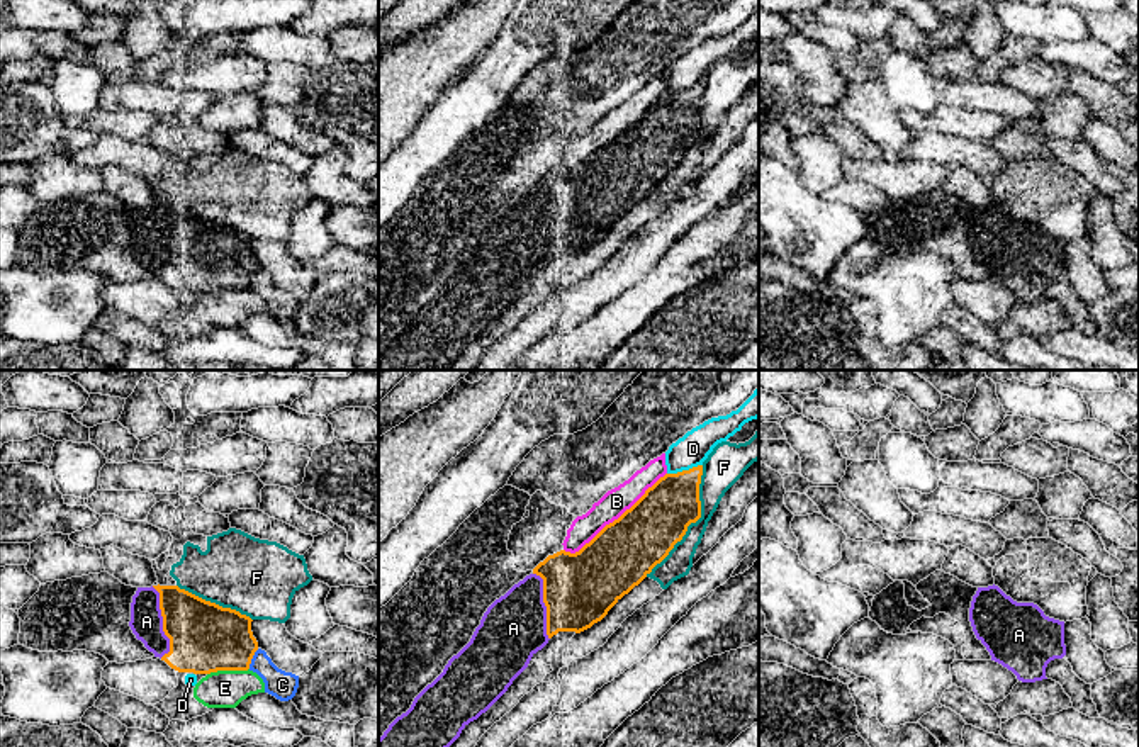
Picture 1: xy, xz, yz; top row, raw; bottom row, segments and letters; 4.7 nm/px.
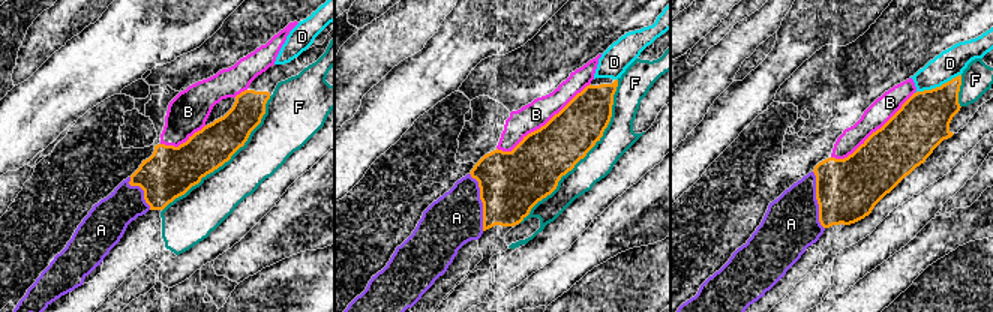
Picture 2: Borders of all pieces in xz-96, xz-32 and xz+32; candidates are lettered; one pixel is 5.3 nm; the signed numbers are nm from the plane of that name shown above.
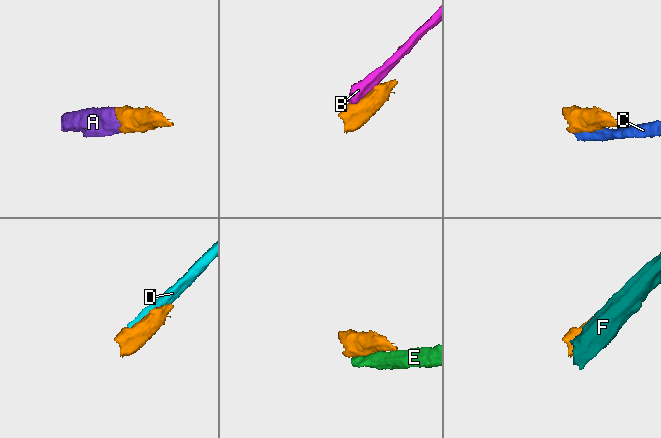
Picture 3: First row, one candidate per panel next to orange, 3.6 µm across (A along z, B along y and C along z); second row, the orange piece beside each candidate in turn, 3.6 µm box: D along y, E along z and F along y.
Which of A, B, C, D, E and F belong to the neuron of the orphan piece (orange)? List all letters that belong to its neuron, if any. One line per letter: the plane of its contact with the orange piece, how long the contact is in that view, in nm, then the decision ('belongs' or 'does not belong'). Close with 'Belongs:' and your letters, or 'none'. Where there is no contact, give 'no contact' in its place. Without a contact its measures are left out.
A: xy | 340 nm | belongs
B: xz | 600 nm | does not belong
C: xy | 110 nm | does not belong
D: xz | 180 nm | does not belong
E: xy | 200 nm | does not belong
F: xz | 600 nm | does not belong
Belongs: A

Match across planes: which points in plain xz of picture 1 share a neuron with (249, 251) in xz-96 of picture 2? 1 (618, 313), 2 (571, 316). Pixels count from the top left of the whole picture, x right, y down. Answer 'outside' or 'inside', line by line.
1: inside
2: outside

